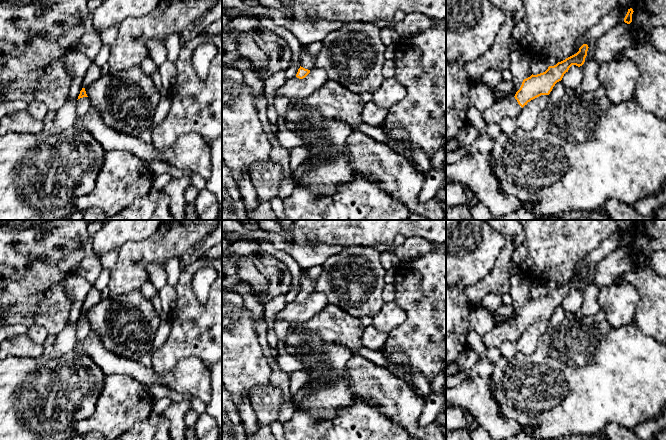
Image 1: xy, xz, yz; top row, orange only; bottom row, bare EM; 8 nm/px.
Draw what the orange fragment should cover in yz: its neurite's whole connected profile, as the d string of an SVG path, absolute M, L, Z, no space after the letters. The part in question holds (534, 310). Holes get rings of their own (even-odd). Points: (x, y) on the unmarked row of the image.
M583 268L576 278L554 290L549 290L543 297L532 298L524 303L514 320L499 325L495 324L490 331L482 336L485 347L487 349L499 348L505 341L515 343L528 326L541 319L549 319L555 308L562 304L572 289L580 291L584 288L588 272L587 268Z

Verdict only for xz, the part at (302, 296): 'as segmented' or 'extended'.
extended

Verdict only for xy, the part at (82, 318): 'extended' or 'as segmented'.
extended

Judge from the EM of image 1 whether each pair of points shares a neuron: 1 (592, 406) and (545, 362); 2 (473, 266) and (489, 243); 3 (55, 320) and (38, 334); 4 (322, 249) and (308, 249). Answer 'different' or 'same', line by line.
1: same
2: same
3: different
4: same

